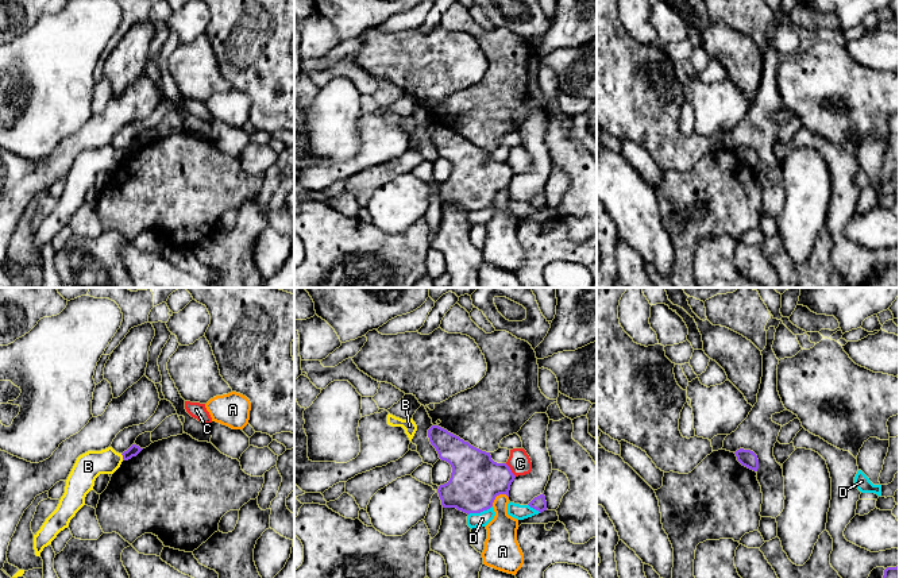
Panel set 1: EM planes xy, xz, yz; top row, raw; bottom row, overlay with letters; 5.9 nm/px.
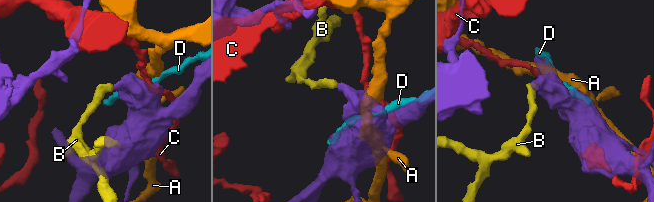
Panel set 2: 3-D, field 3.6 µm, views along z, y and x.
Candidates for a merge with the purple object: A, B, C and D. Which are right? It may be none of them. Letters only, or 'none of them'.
none of them

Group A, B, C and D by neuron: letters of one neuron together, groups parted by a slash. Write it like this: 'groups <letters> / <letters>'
groups A / B / C / D

